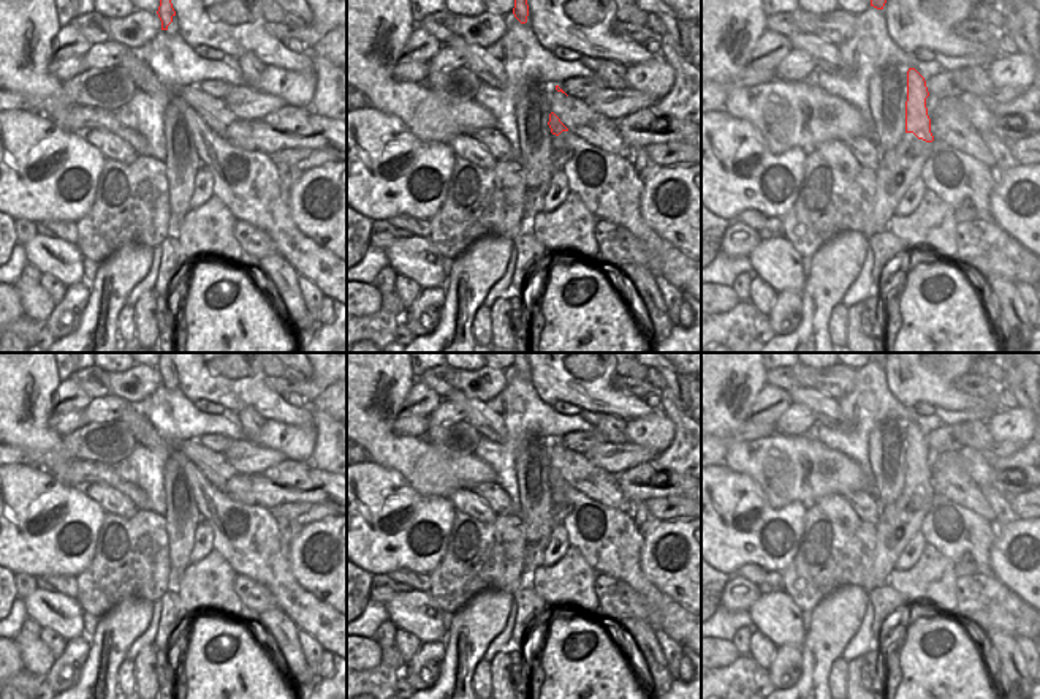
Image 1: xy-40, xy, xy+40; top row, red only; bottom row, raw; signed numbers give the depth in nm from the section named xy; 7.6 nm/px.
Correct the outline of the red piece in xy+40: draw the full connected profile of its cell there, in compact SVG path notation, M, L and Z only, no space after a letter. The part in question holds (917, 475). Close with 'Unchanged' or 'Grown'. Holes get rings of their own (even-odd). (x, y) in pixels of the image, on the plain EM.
M909 422L905 455L905 509L909 523L902 536L898 535L898 530L875 530L874 565L863 584L867 593L888 584L899 555L913 535L921 530L921 523L932 506L934 490L926 462L928 451L924 432L915 422Z. Grown

